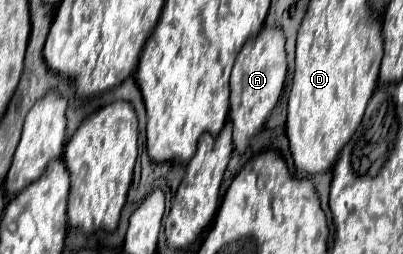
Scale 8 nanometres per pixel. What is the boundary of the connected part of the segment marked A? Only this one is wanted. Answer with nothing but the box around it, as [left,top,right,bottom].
[230,25,286,153]

